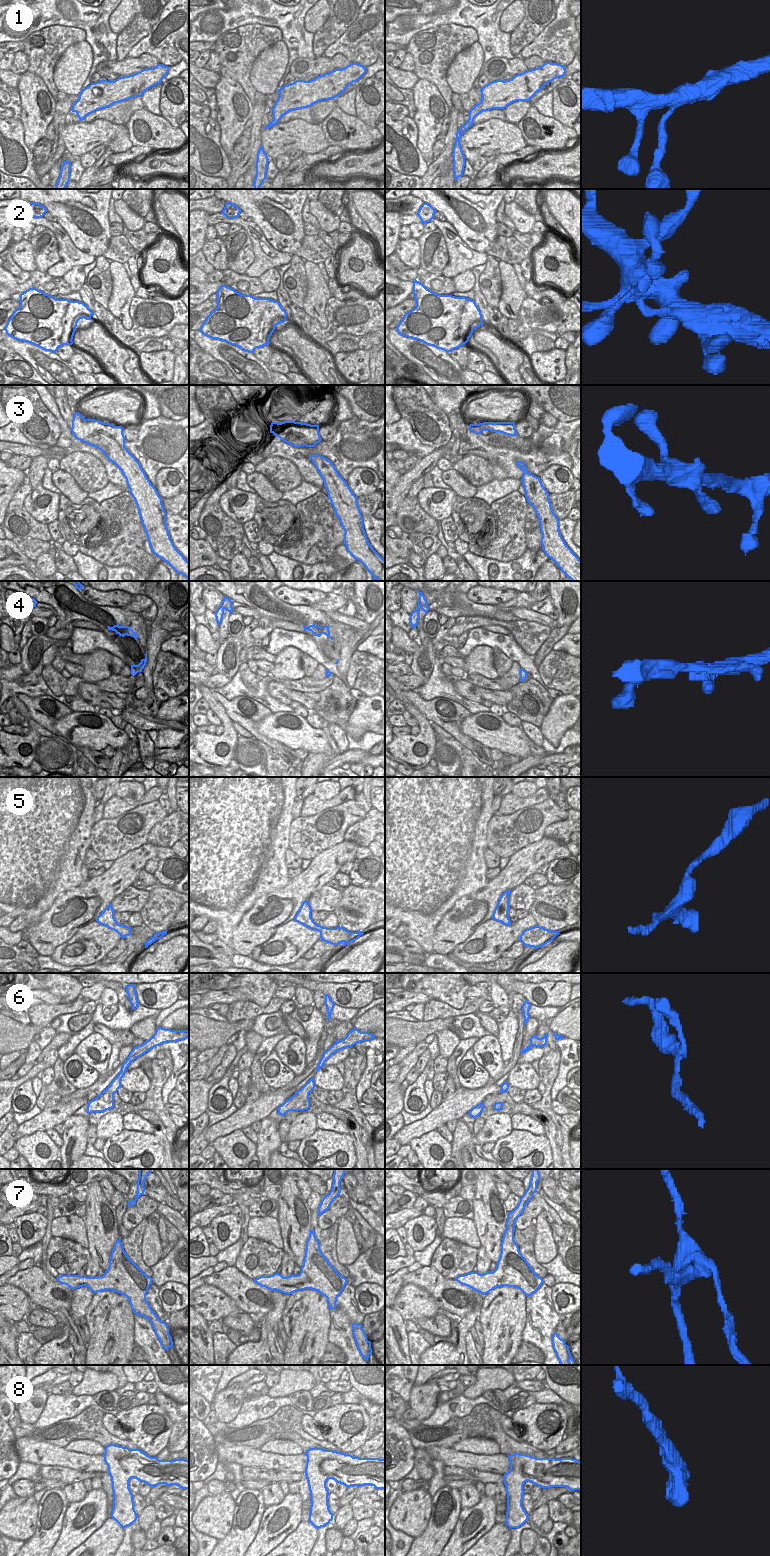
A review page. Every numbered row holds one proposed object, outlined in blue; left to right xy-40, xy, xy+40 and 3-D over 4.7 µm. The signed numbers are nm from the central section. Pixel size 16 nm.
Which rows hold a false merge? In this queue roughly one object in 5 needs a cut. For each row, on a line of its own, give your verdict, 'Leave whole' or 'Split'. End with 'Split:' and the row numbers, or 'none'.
1: Leave whole
2: Leave whole
3: Leave whole
4: Leave whole
5: Leave whole
6: Leave whole
7: Split
8: Leave whole
Split: 7

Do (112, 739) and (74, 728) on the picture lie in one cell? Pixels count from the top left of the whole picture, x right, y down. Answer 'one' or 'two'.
one

